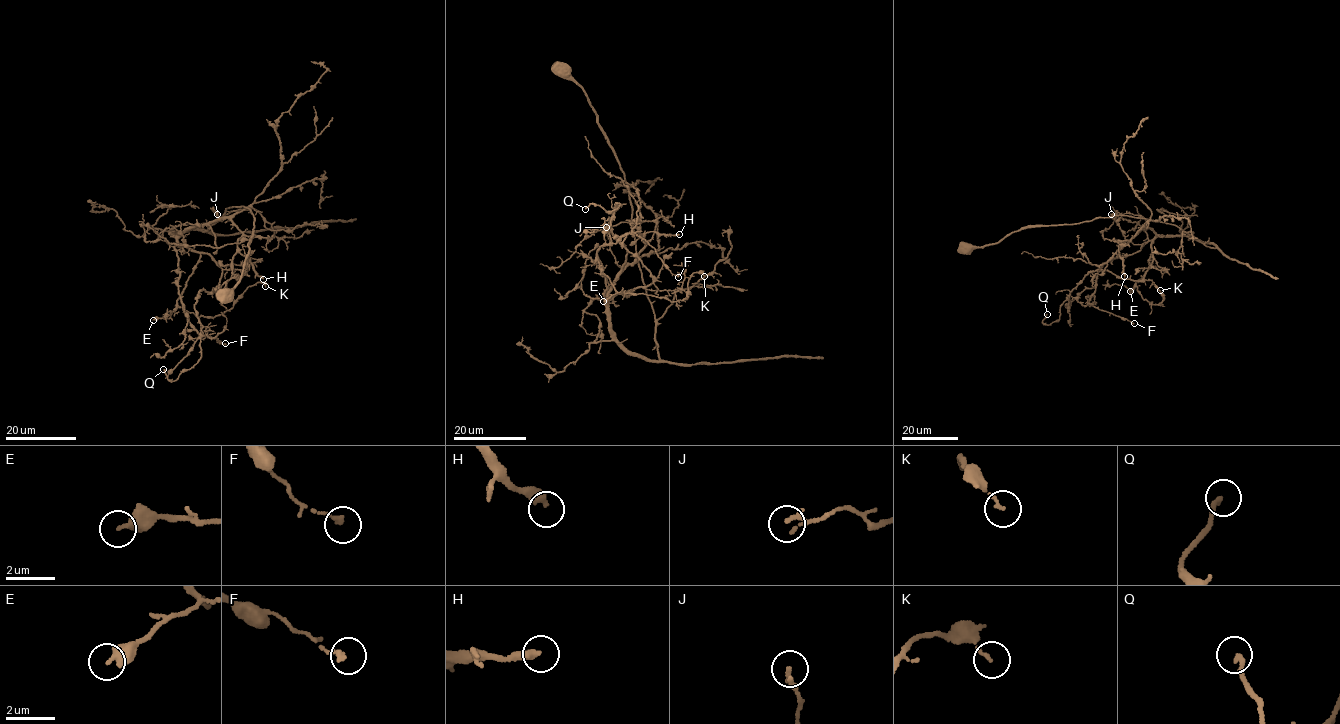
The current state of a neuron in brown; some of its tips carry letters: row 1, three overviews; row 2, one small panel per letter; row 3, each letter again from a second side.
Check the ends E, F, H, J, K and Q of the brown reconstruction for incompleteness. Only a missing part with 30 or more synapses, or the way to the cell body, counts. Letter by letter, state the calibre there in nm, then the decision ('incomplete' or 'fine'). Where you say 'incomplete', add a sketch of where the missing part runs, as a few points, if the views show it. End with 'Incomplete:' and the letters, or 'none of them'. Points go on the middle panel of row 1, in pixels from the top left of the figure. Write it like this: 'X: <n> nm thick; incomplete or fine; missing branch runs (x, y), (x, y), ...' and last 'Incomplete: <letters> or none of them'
E: 360 nm thick; fine
F: 170 nm thick; fine
H: 360 nm thick; fine
J: 130 nm thick; fine
K: 120 nm thick; fine
Q: 180 nm thick; fine
Incomplete: none of them

